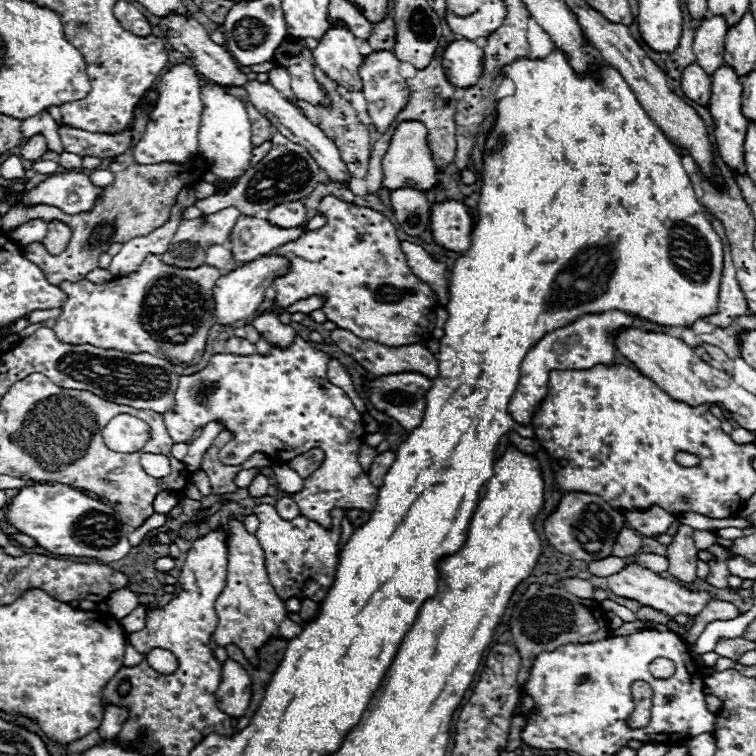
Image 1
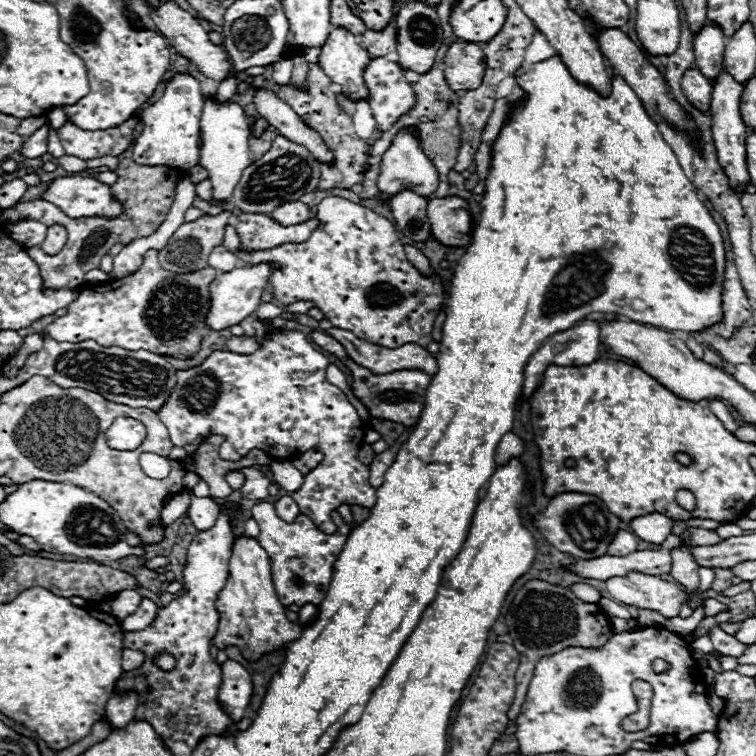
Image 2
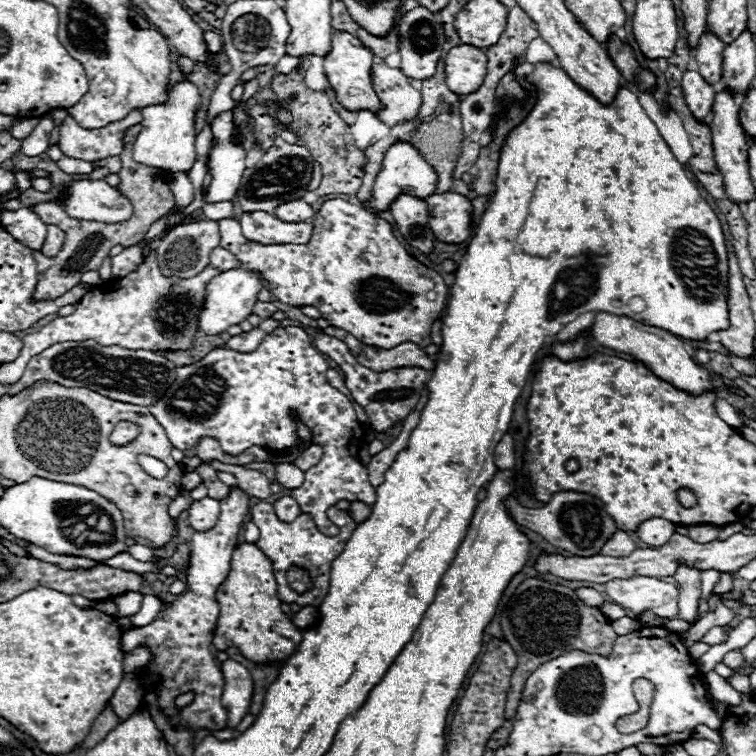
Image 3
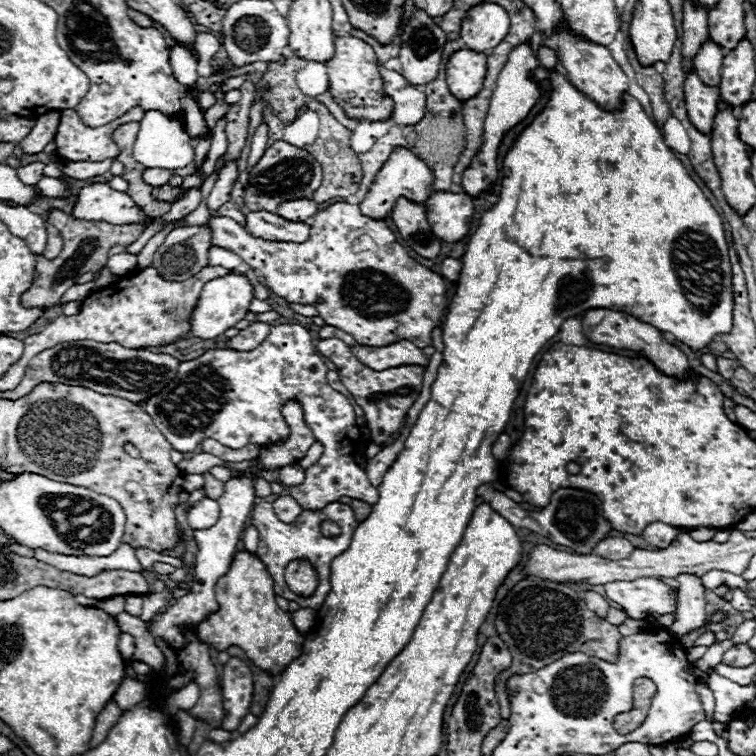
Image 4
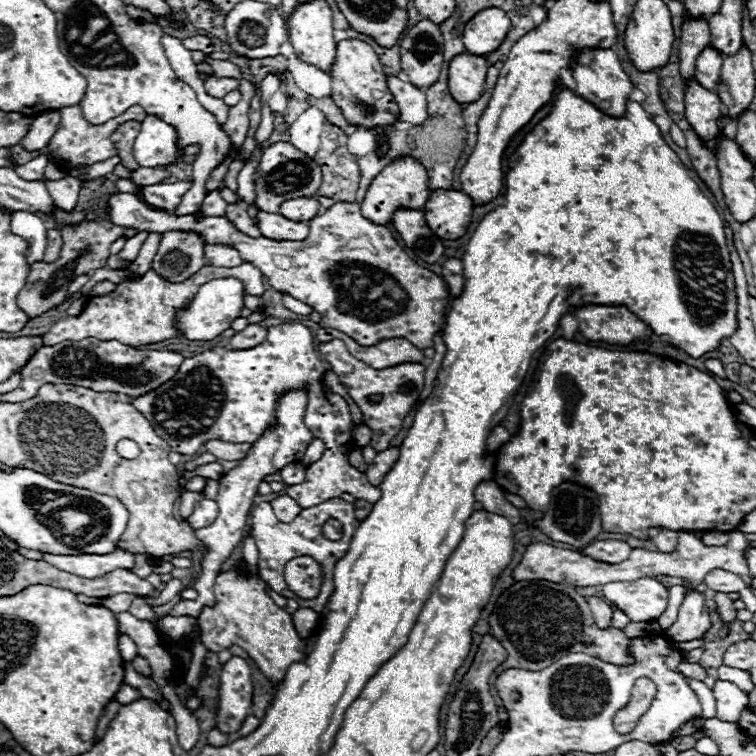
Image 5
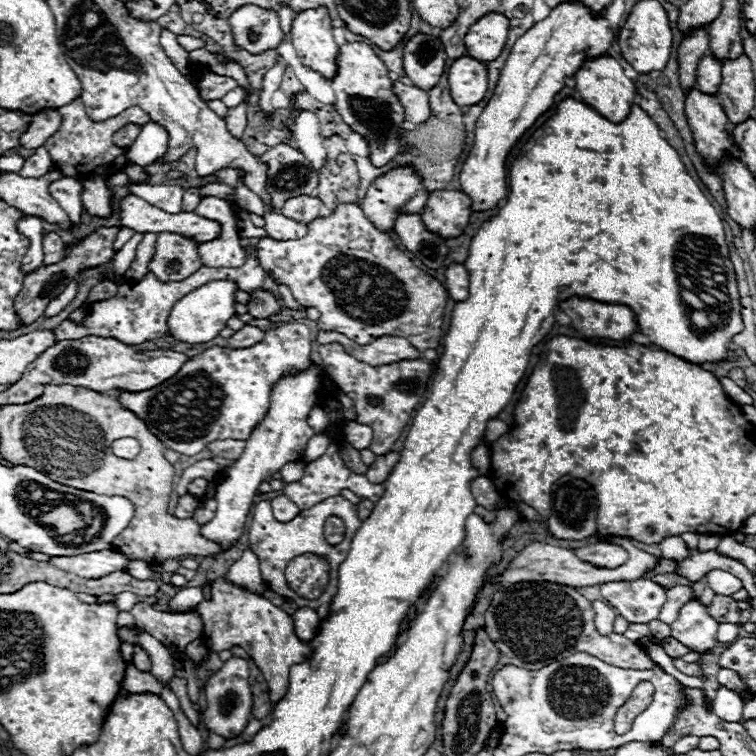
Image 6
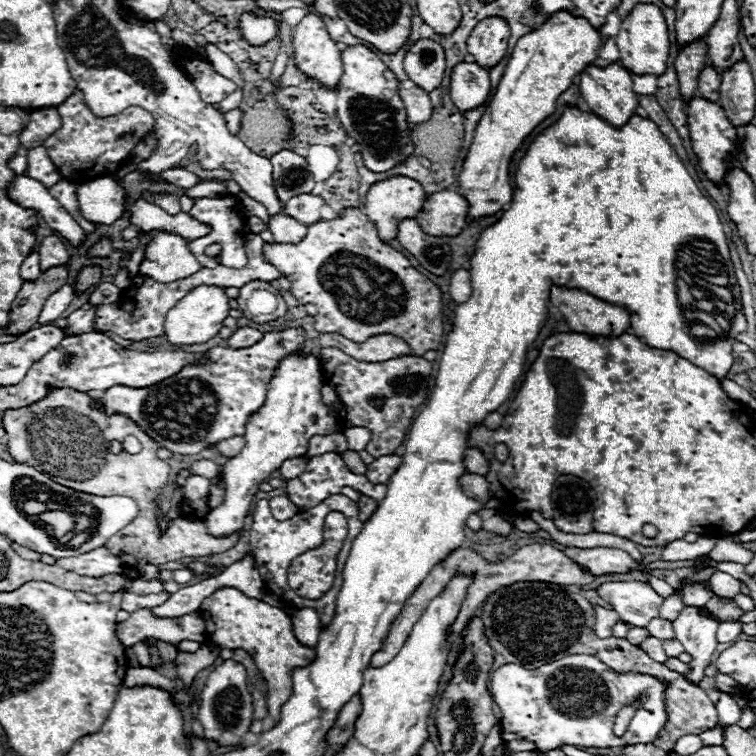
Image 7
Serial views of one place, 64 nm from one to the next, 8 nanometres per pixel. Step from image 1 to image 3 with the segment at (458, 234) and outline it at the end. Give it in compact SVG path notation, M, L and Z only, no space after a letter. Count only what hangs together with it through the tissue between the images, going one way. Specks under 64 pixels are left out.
M456 192L432 194L426 198L430 212L430 228L436 240L446 244L462 244L470 238L472 204L466 196Z

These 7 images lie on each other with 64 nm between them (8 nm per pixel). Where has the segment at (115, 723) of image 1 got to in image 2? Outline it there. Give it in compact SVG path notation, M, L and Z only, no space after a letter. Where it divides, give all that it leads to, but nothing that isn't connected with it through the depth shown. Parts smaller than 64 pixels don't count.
M130 692L126 696L112 696L108 700L104 716L108 718L112 730L116 730L124 728L134 718L134 712L136 712L136 694Z

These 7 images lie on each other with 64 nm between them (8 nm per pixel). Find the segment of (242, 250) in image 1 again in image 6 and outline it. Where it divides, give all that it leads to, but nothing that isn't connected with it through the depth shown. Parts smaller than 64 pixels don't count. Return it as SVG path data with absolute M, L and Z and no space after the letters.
M266 212L262 218L264 218L264 230L274 240L298 240L308 232L304 222L296 222L278 212Z

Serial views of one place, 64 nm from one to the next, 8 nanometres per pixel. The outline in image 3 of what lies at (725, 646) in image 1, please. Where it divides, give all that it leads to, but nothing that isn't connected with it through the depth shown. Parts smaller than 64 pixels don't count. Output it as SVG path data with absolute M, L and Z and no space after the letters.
M714 626L714 628L710 628L706 634L704 634L704 642L706 644L710 644L710 646L714 646L714 644L722 644L722 642L726 642L726 638L728 638L728 632L722 628L722 626Z

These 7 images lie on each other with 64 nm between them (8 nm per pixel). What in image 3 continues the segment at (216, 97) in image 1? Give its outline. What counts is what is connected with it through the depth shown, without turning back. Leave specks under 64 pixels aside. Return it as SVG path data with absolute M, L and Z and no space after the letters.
M222 112L212 122L212 146L206 156L206 166L210 168L212 182L206 200L226 202L232 200L242 172L246 170L246 150L242 144L234 142L234 112Z

